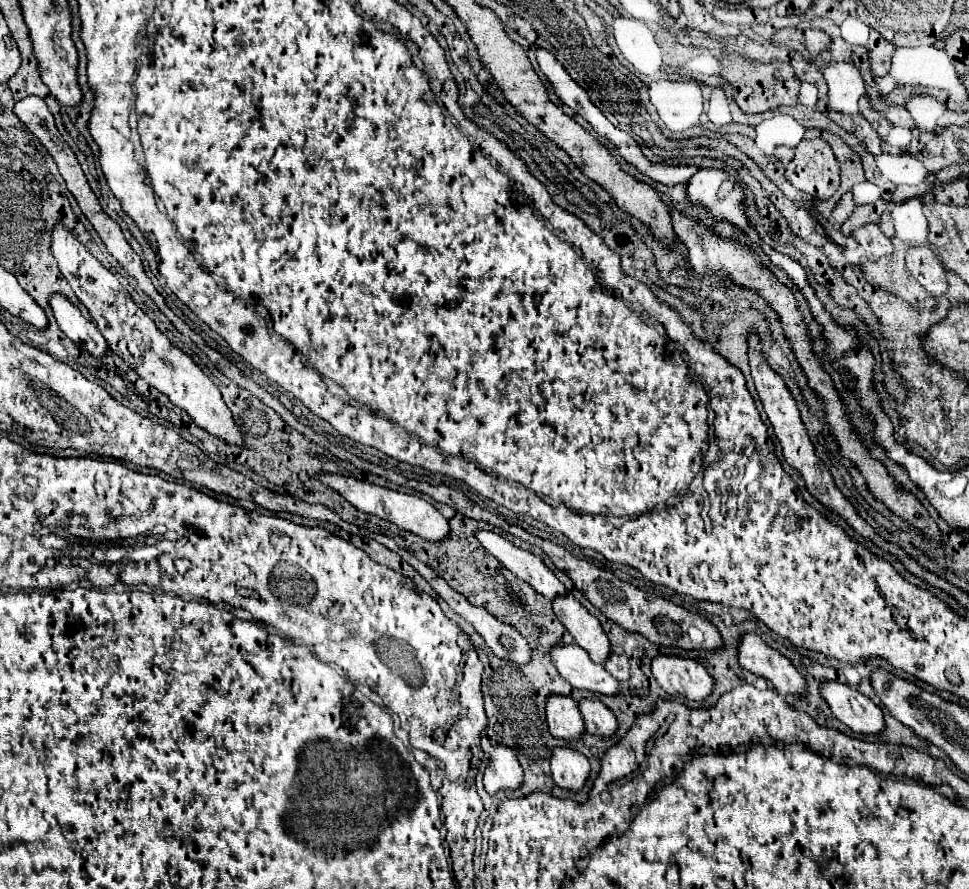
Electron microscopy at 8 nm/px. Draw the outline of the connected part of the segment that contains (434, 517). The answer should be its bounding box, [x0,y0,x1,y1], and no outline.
[320,476,450,542]

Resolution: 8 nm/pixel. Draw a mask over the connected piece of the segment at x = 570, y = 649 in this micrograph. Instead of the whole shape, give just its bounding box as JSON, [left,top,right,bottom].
[552,644,620,696]

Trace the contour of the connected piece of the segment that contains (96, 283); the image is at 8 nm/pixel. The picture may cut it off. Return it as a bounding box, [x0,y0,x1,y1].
[52,224,244,448]

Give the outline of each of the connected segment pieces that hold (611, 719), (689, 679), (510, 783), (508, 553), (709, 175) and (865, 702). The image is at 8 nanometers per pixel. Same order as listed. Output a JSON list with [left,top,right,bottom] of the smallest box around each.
[[578,700,618,738],[652,656,714,700],[484,746,522,796],[478,530,566,600],[686,170,760,244],[822,682,886,734]]

